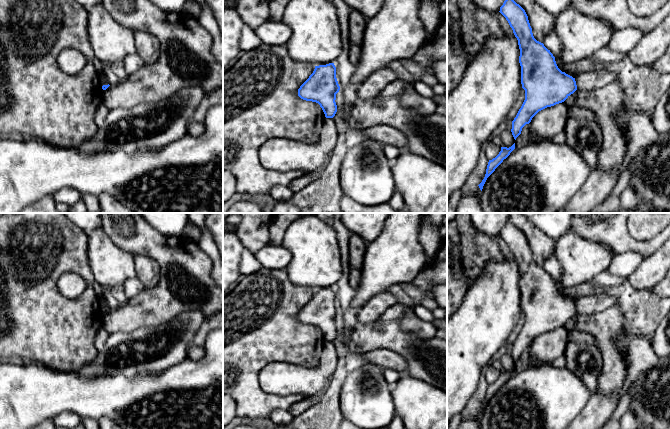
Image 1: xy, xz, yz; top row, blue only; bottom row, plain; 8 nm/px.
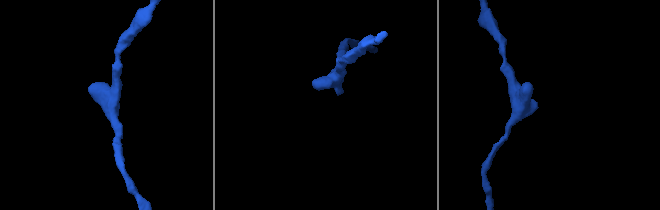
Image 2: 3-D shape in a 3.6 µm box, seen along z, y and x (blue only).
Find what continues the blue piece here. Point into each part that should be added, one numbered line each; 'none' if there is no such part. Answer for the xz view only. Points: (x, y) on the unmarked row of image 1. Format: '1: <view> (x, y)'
none

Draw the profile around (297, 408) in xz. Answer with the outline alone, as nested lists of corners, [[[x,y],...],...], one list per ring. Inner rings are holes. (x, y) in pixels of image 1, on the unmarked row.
[[[331,378],[328,379],[325,382],[323,390],[322,390],[322,392],[320,394],[316,395],[313,398],[306,399],[306,400],[303,399],[303,400],[299,401],[299,402],[296,402],[296,403],[292,404],[288,411],[294,417],[296,417],[296,416],[300,415],[301,413],[303,413],[304,411],[306,411],[307,409],[309,409],[310,407],[315,406],[322,399],[325,391],[327,390],[327,388],[329,386],[330,381],[331,381]]]

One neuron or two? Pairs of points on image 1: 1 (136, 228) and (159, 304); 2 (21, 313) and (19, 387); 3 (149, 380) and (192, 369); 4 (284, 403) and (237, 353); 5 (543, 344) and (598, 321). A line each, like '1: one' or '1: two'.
1: one
2: two
3: one
4: one
5: two

